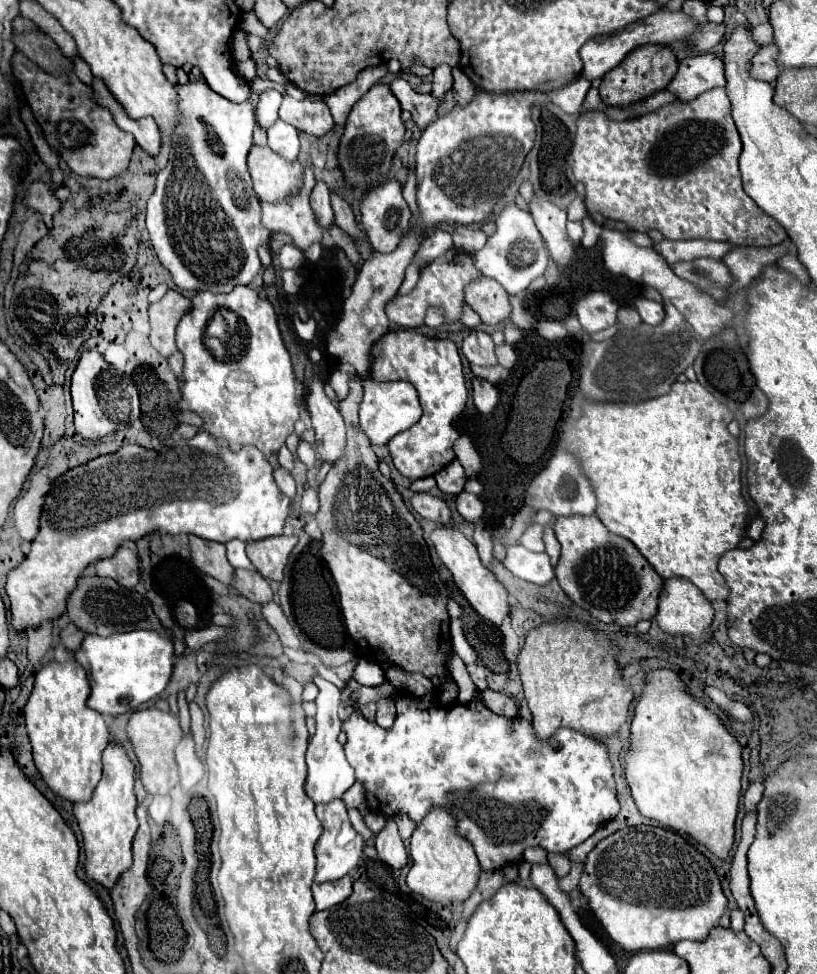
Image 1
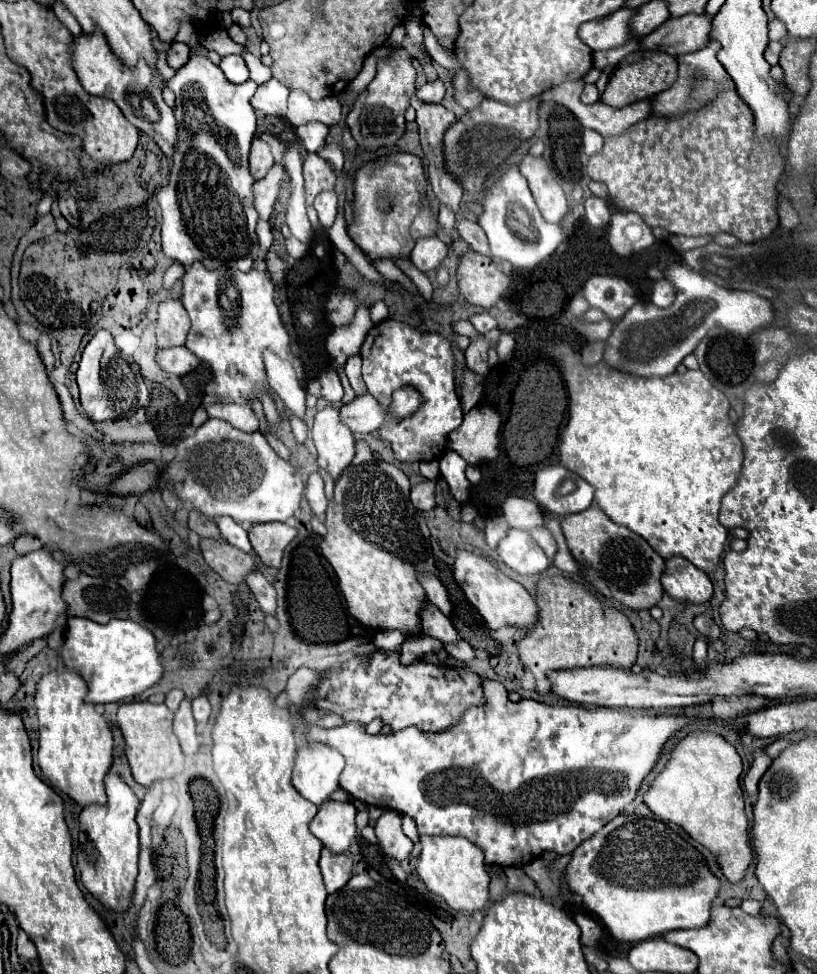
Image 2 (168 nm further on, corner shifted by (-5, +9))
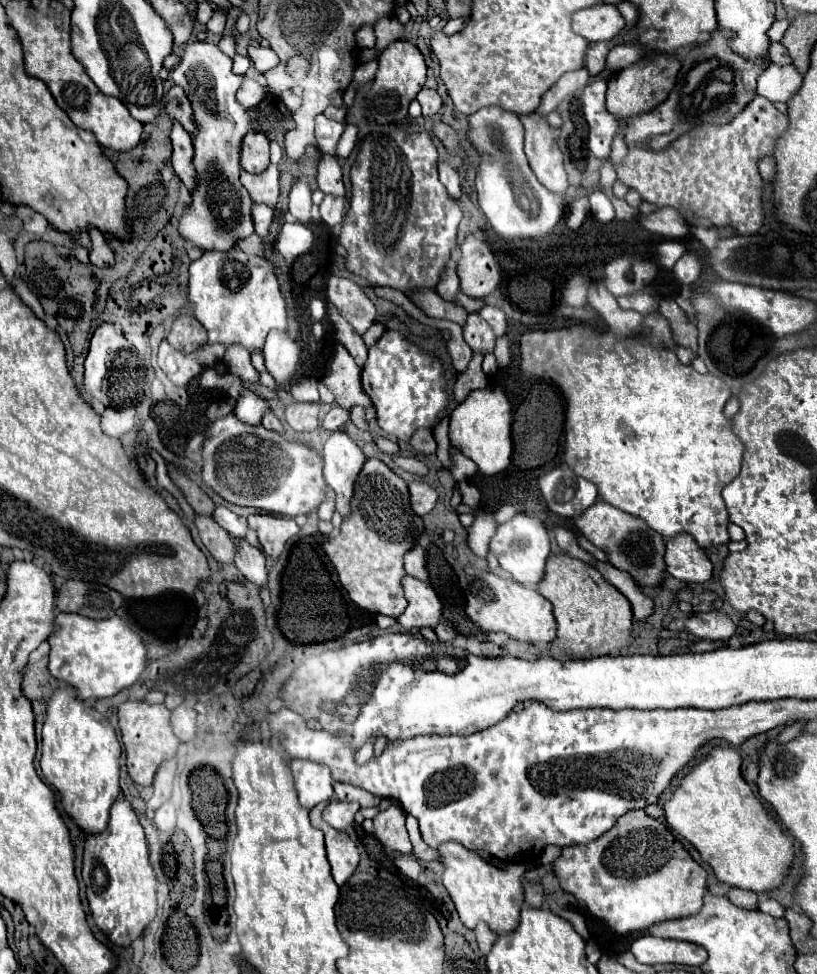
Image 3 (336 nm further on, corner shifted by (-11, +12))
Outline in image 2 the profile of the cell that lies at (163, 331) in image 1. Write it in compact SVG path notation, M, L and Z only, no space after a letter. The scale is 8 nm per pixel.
M174 299L164 301L158 309L158 325L156 325L158 347L166 349L166 347L184 345L188 331L190 331L190 319L182 303Z

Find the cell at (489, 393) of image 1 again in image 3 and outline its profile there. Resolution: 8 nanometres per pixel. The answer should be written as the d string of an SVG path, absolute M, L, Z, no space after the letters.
M478 314L468 316L468 322L464 326L464 340L468 342L468 346L474 352L480 352L480 354L494 352L496 336L494 336L492 328Z

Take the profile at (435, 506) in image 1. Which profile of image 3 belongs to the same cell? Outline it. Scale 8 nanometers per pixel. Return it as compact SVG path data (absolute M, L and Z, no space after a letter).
M422 480L410 482L408 490L410 490L410 504L412 504L412 508L418 516L424 516L434 508L434 504L438 500L438 494L430 484L426 484Z

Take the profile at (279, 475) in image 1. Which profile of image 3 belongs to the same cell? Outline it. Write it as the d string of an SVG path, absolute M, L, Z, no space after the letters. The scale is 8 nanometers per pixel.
M268 412L268 414L262 418L262 426L264 426L266 430L274 430L274 432L278 432L278 434L284 434L282 422L280 422L272 412Z

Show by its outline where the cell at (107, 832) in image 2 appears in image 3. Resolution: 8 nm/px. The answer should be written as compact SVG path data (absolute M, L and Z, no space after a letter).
M118 796L110 810L106 830L88 834L84 844L82 878L86 882L86 898L90 912L114 944L128 946L150 924L156 914L156 878L148 860L144 828L130 802Z

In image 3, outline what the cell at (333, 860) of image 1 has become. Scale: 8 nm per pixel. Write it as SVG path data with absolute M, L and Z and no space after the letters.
M332 800L324 812L322 818L326 820L326 824L330 824L336 830L346 830L346 826L350 826L354 822L356 812L360 810L360 806L356 802L340 802L340 800Z

